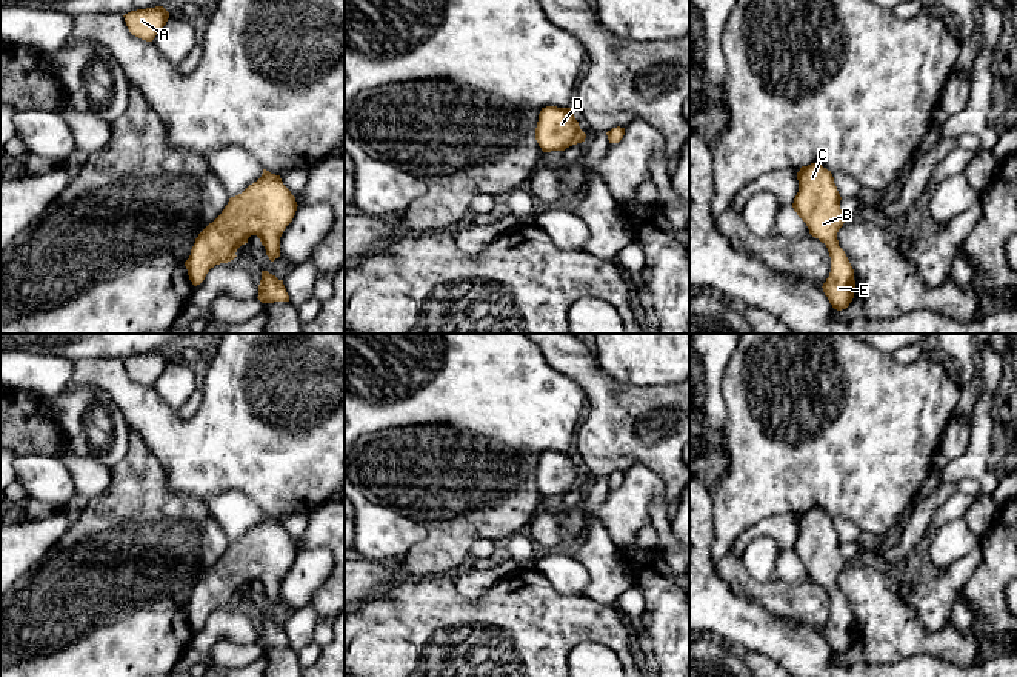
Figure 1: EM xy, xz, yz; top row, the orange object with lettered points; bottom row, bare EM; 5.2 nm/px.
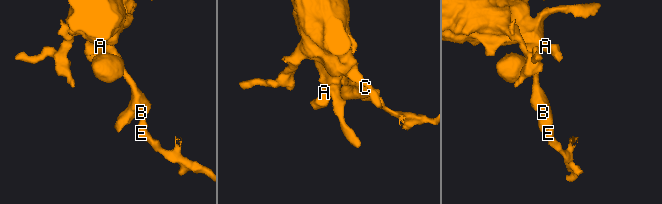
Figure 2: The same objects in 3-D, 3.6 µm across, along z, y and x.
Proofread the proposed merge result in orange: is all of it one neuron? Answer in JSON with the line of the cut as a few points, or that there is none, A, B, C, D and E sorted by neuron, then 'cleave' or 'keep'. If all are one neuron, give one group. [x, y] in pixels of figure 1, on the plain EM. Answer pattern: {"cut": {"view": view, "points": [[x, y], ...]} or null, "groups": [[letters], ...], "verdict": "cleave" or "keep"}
{"cut": null, "groups": [["A", "B", "C", "D", "E"]], "verdict": "keep"}

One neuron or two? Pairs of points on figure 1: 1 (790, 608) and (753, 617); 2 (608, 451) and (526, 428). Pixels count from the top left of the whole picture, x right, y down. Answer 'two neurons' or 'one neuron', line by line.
1: two neurons
2: two neurons

